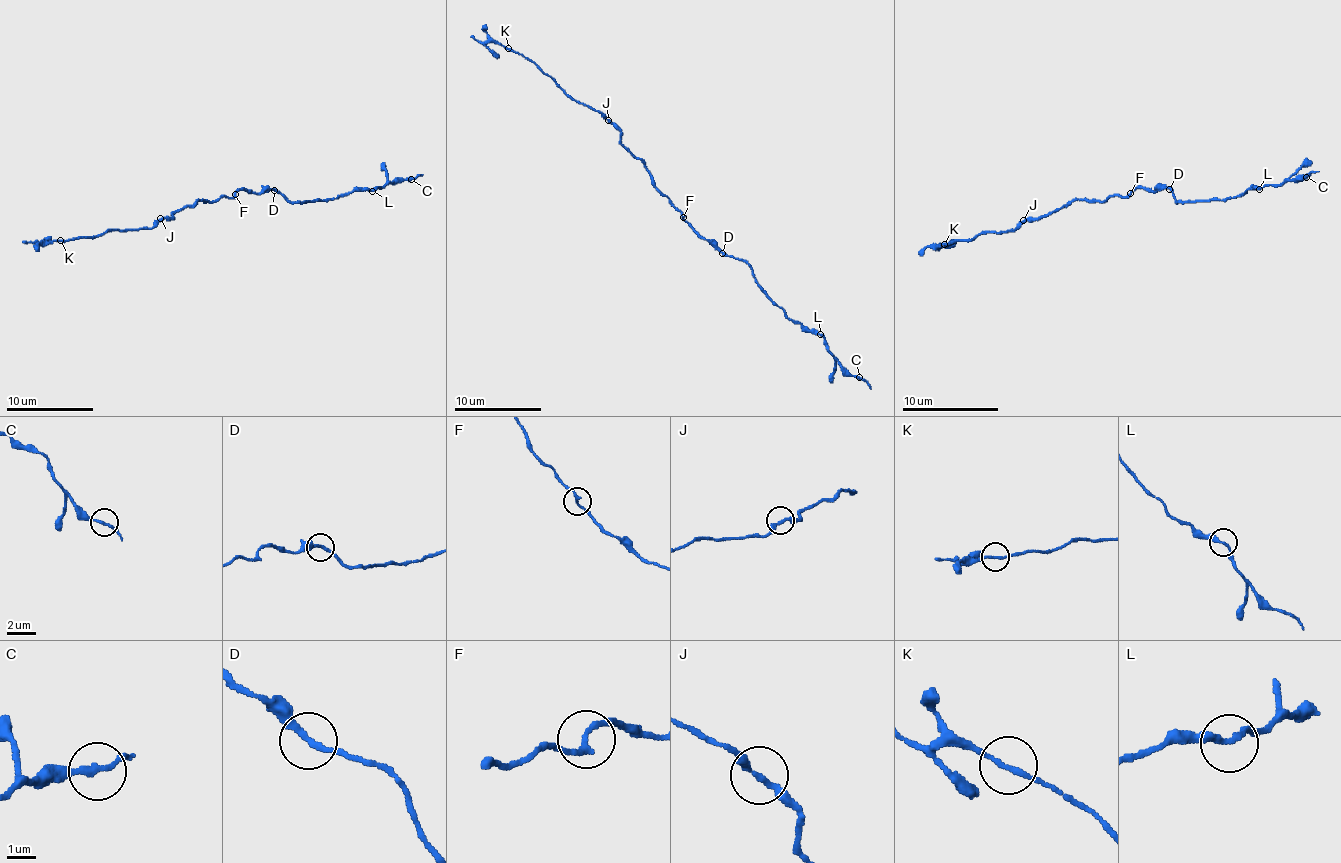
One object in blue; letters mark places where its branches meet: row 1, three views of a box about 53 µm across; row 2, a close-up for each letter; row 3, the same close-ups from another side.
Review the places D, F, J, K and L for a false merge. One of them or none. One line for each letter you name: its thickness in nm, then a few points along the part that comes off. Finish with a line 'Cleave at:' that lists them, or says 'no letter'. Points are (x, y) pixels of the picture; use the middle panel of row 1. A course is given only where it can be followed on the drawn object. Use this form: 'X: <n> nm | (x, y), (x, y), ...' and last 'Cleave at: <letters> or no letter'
Cleave at: no letter

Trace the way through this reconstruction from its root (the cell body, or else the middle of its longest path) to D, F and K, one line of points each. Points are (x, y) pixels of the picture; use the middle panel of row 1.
D: (674, 205), (696, 231), (722, 253)
F: (674, 205), (682, 218)
K: (674, 205), (654, 185), (645, 166), (621, 142), (617, 129), (597, 111), (576, 102), (532, 61), (508, 48)

